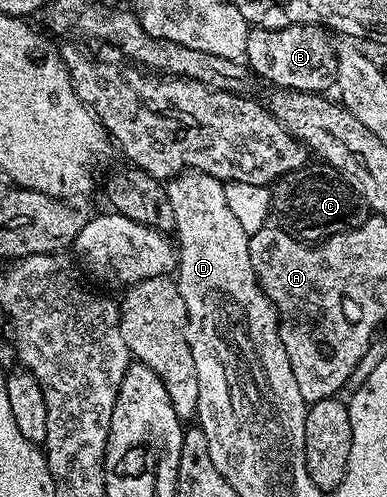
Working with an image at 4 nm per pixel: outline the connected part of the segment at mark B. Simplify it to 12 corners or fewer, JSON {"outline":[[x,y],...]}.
{"outline":[[251,28],[245,63],[268,85],[326,93],[328,33]]}

